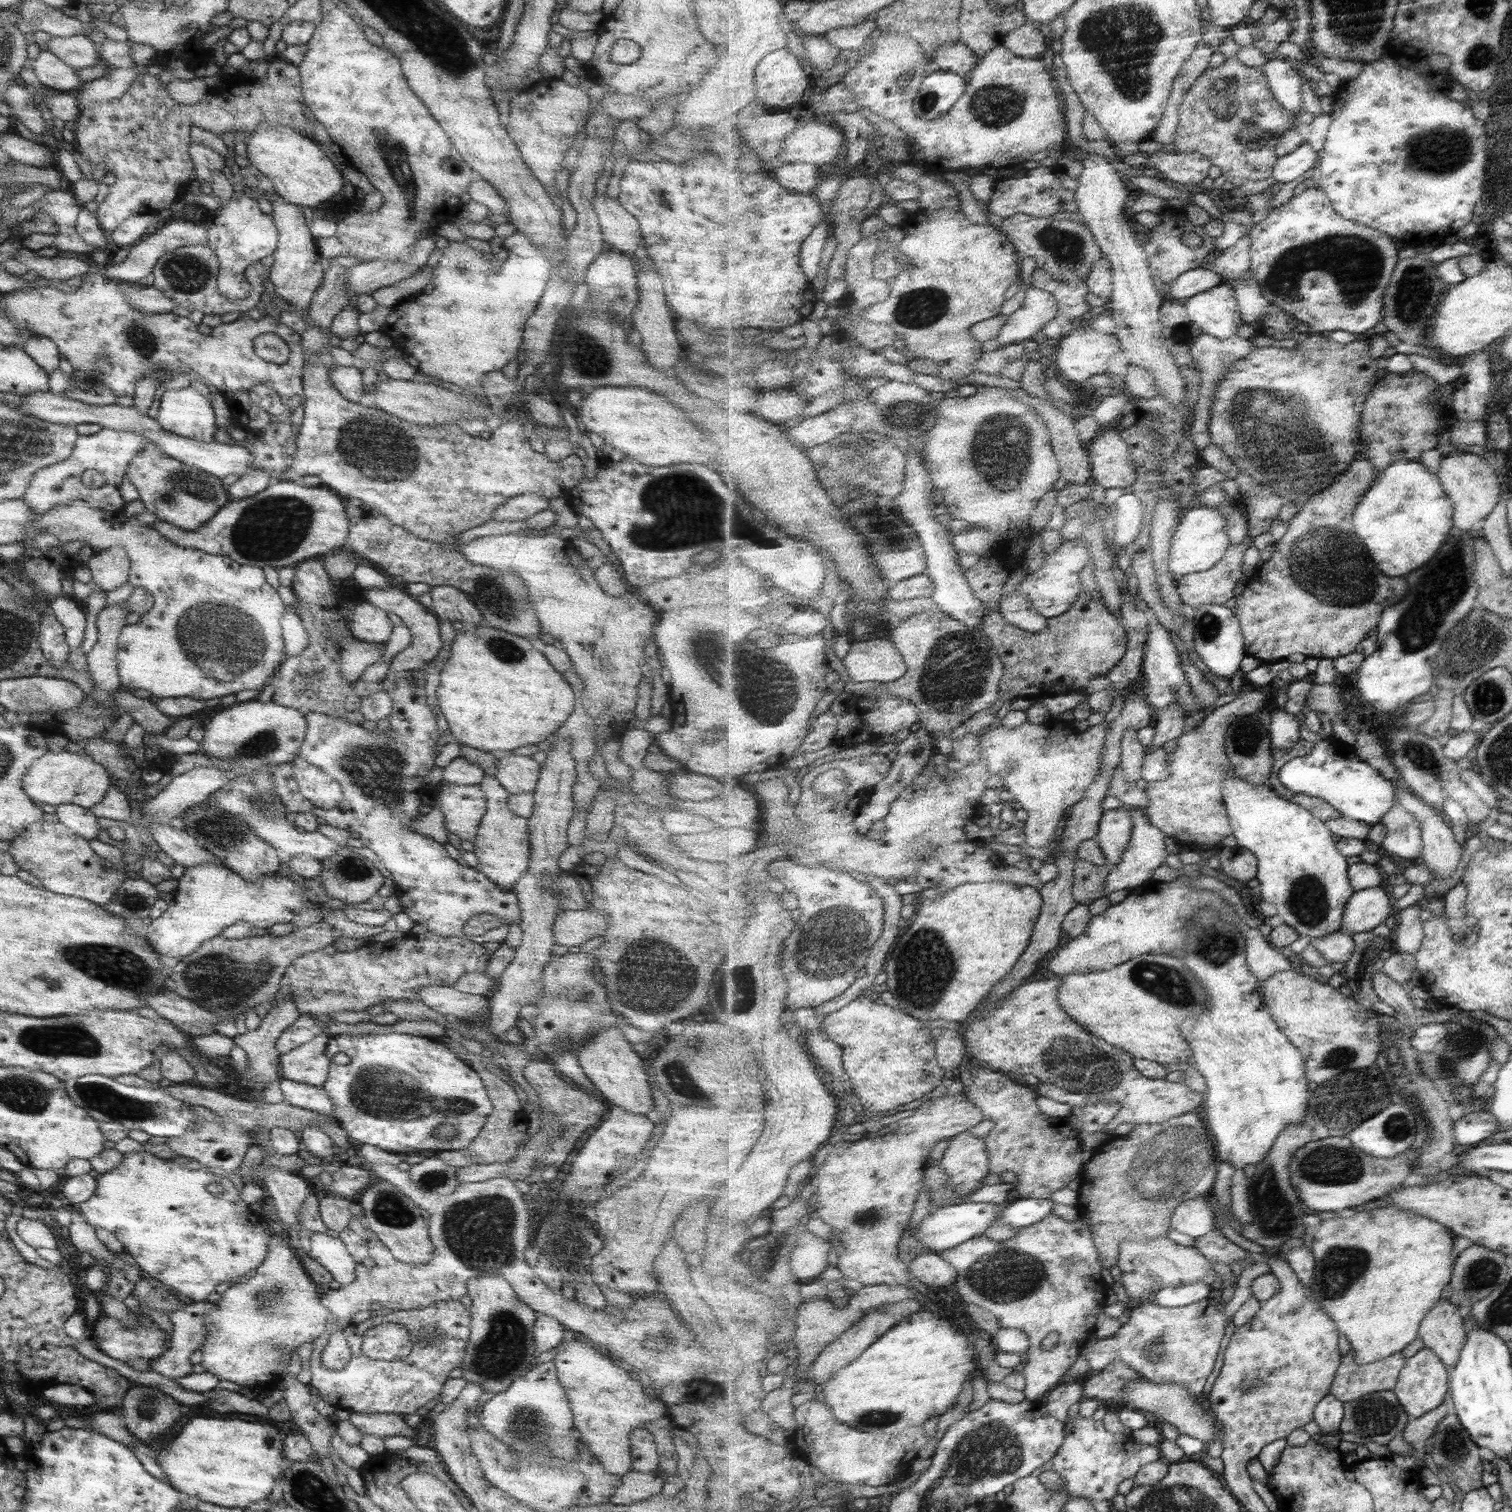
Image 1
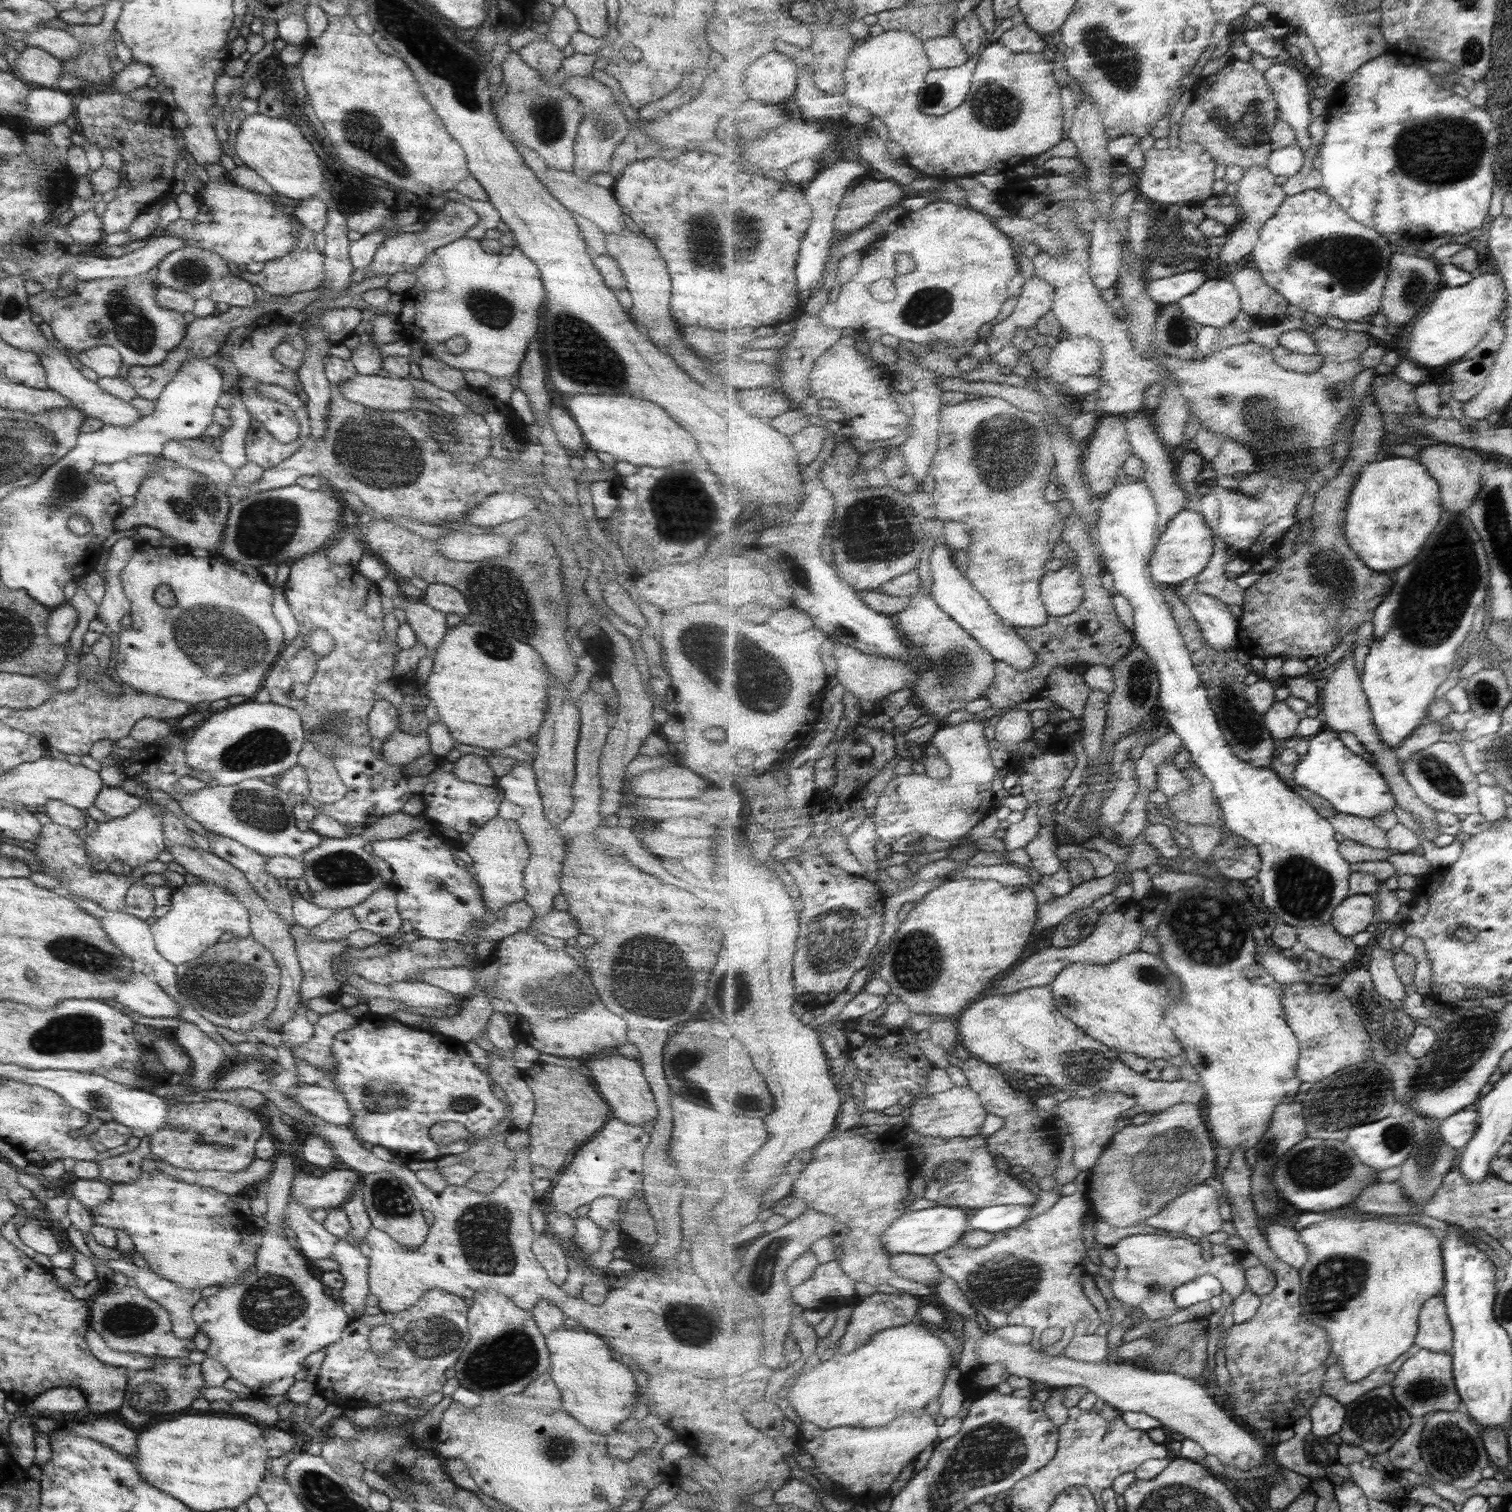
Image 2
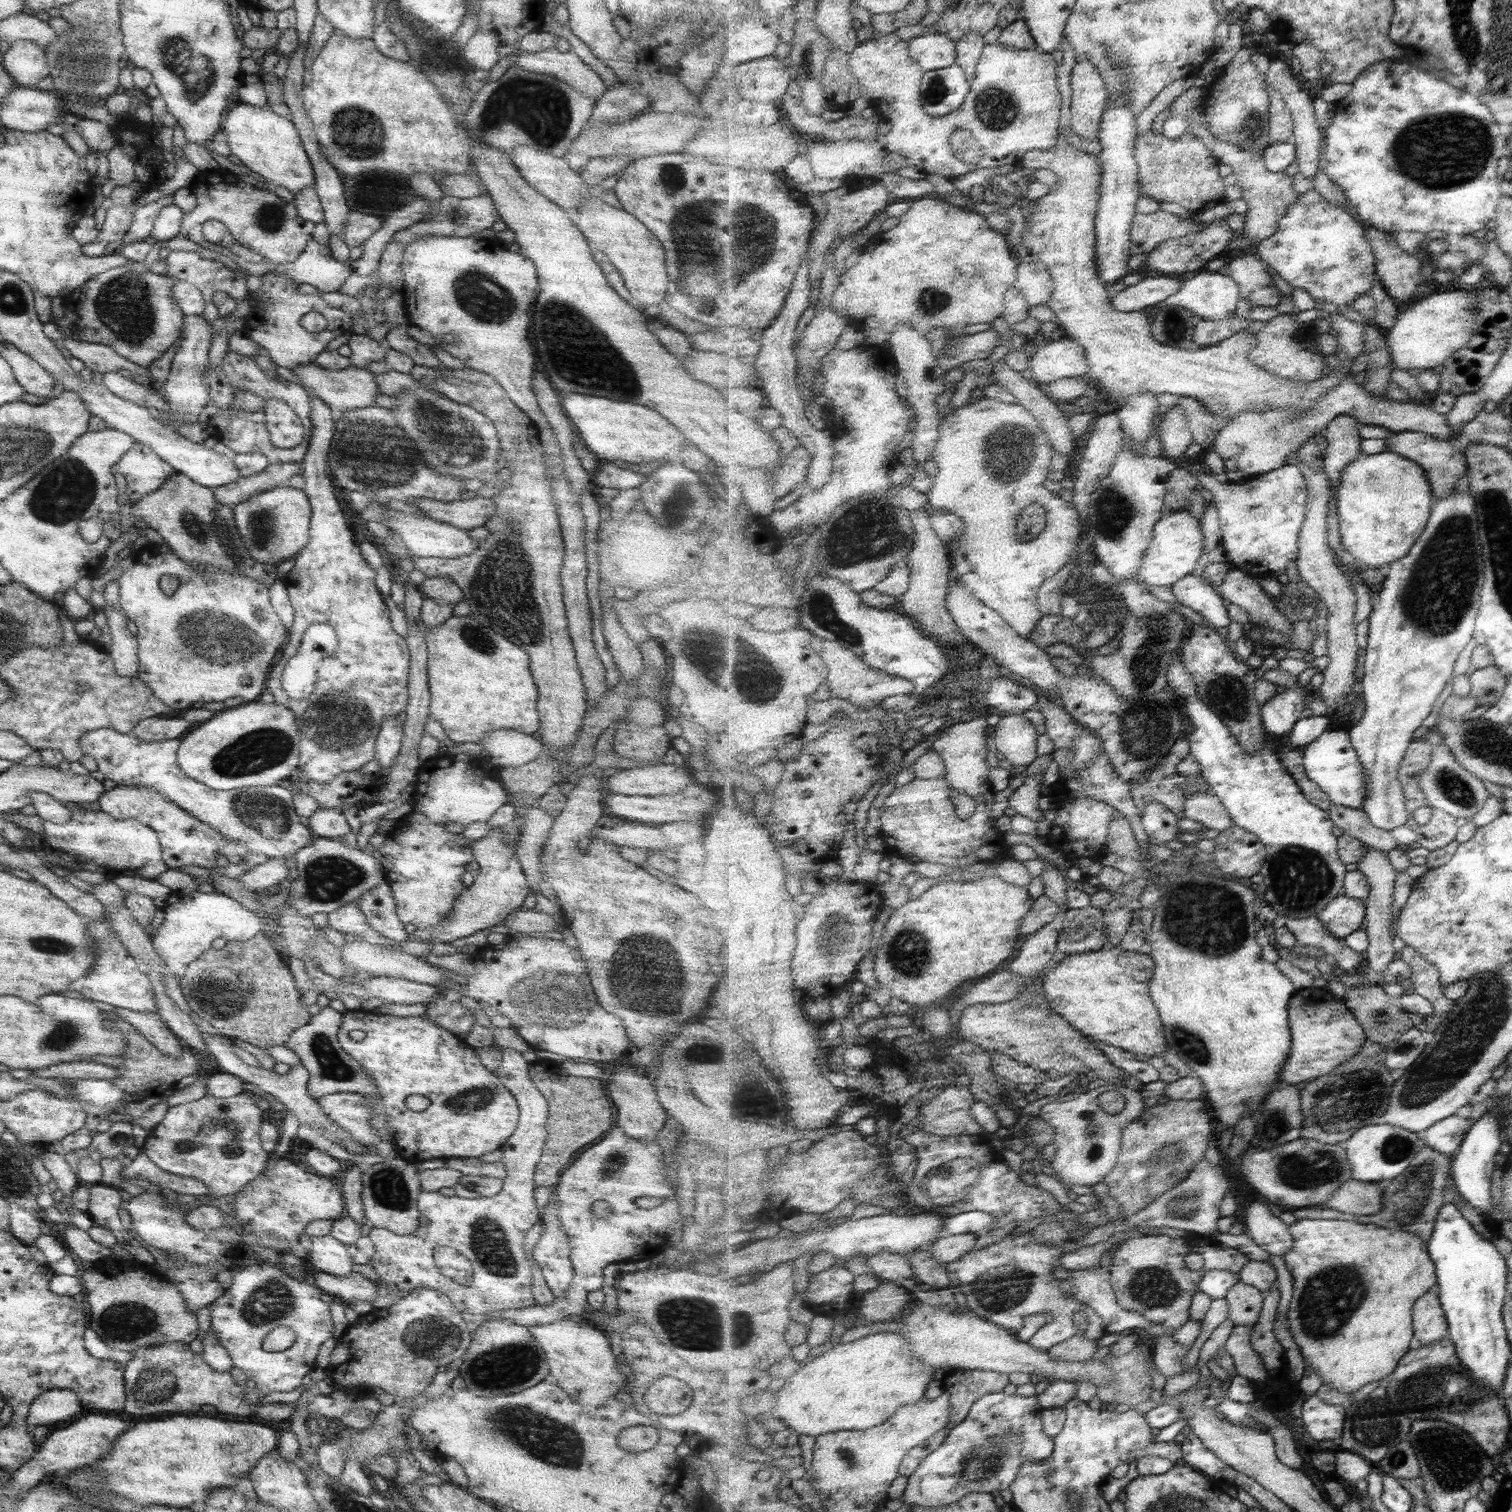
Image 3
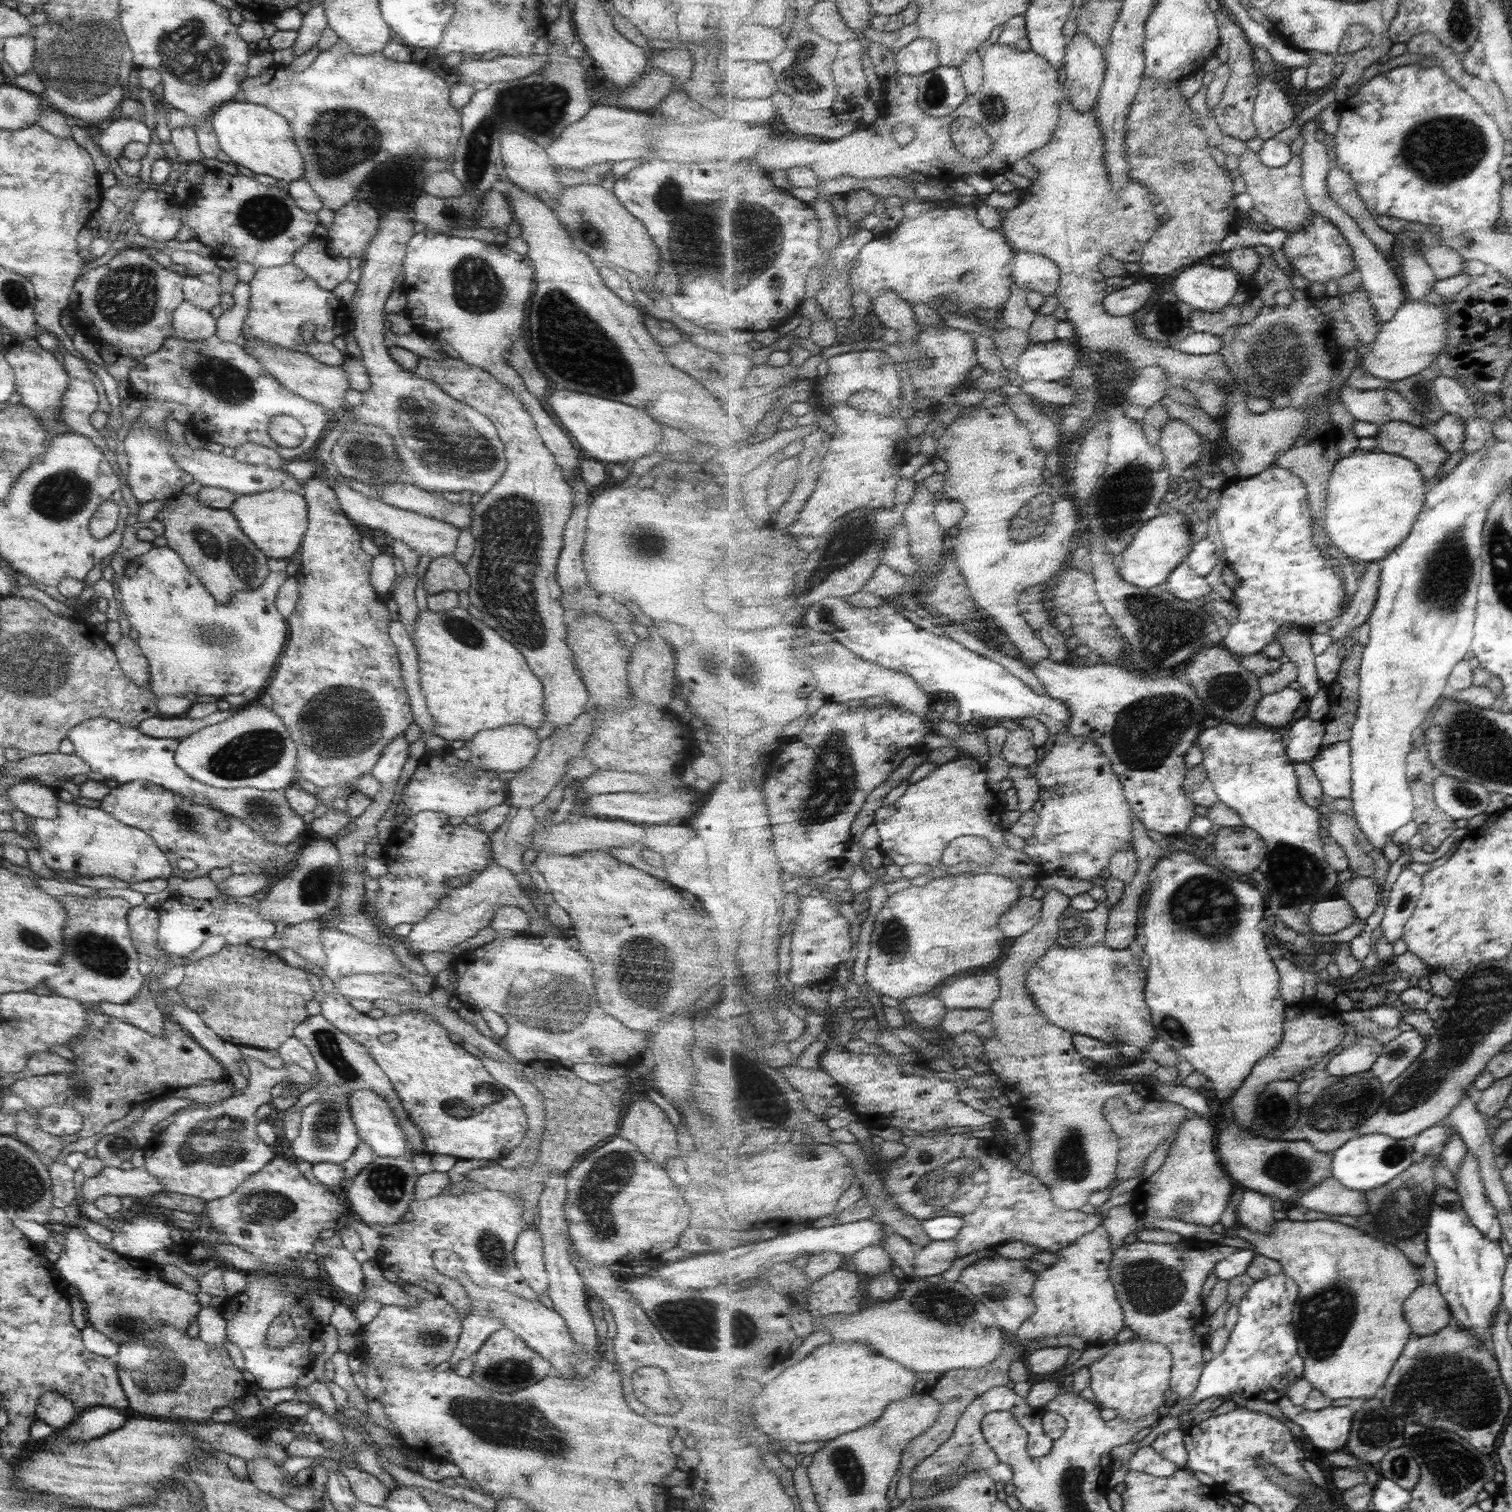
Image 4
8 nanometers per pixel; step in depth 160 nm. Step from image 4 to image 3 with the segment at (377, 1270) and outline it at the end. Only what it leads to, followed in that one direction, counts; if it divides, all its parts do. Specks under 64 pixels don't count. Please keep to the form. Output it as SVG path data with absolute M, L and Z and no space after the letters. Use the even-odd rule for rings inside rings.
M317 1272L313 1284L326 1299L335 1299L343 1303L355 1300L376 1304L377 1301L378 1286L361 1274L351 1272L347 1276L331 1276Z

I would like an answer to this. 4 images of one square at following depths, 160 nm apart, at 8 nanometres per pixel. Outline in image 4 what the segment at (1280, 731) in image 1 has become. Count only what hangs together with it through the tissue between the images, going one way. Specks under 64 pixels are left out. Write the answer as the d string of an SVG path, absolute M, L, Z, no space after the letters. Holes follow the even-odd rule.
M1289 687L1275 694L1264 695L1256 706L1256 723L1282 729L1294 721L1293 716L1299 710L1303 699L1305 698L1299 690Z

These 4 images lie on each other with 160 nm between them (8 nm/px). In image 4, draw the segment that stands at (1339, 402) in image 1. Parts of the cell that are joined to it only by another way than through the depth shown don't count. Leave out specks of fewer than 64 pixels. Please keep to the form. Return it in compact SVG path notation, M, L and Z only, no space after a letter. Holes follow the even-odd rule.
M1069 98L1062 103L1060 108L1060 126L1054 137L1043 148L1030 152L1026 159L1039 169L1040 177L1031 180L1031 185L1021 191L1020 203L1004 217L1001 230L1007 237L1007 242L1013 245L1016 251L1032 252L1049 257L1059 265L1061 271L1060 288L1056 297L1061 307L1066 310L1066 321L1074 328L1074 343L1081 348L1093 352L1115 353L1117 357L1125 359L1131 365L1135 374L1145 368L1159 365L1165 370L1173 386L1184 387L1190 380L1207 380L1212 378L1226 390L1233 390L1233 374L1228 372L1225 358L1221 354L1197 356L1176 350L1163 342L1155 344L1155 340L1141 334L1135 318L1112 316L1104 308L1104 301L1109 294L1105 293L1107 284L1102 282L1100 262L1111 255L1123 262L1136 262L1139 264L1144 254L1146 244L1152 240L1157 231L1164 226L1164 219L1159 220L1155 213L1155 204L1151 202L1153 192L1150 188L1130 178L1130 183L1122 190L1112 190L1112 175L1105 162L1107 149L1104 147L1103 131L1096 120L1095 109L1088 112L1076 110Z

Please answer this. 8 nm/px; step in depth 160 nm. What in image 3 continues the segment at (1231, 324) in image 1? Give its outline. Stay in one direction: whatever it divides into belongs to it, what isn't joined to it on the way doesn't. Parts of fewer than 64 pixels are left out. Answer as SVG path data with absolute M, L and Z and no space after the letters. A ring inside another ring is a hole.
M1225 270L1197 273L1165 304L1181 306L1200 319L1219 321L1235 316L1241 299L1240 285Z

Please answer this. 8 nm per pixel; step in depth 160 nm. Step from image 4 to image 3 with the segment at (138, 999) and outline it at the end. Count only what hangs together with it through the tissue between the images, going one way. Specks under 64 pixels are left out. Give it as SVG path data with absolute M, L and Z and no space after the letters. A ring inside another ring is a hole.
M117 1008L115 1014L165 1056L175 1057L182 1052L178 1038L164 1025L156 1012L133 1012Z

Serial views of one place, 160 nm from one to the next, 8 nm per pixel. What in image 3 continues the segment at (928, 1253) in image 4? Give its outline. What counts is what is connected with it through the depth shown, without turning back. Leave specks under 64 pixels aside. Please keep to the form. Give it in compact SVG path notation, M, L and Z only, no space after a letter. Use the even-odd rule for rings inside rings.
M963 1233L958 1235L941 1236L932 1244L929 1254L933 1260L937 1260L939 1266L946 1267L963 1256L970 1254L977 1244L978 1233Z

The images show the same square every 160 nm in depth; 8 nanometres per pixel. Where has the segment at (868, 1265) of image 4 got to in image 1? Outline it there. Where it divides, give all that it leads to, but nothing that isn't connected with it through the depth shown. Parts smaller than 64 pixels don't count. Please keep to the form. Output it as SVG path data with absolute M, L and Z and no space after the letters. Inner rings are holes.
M921 1253L911 1264L910 1272L921 1287L947 1287L959 1279L957 1268L953 1268L939 1253Z

